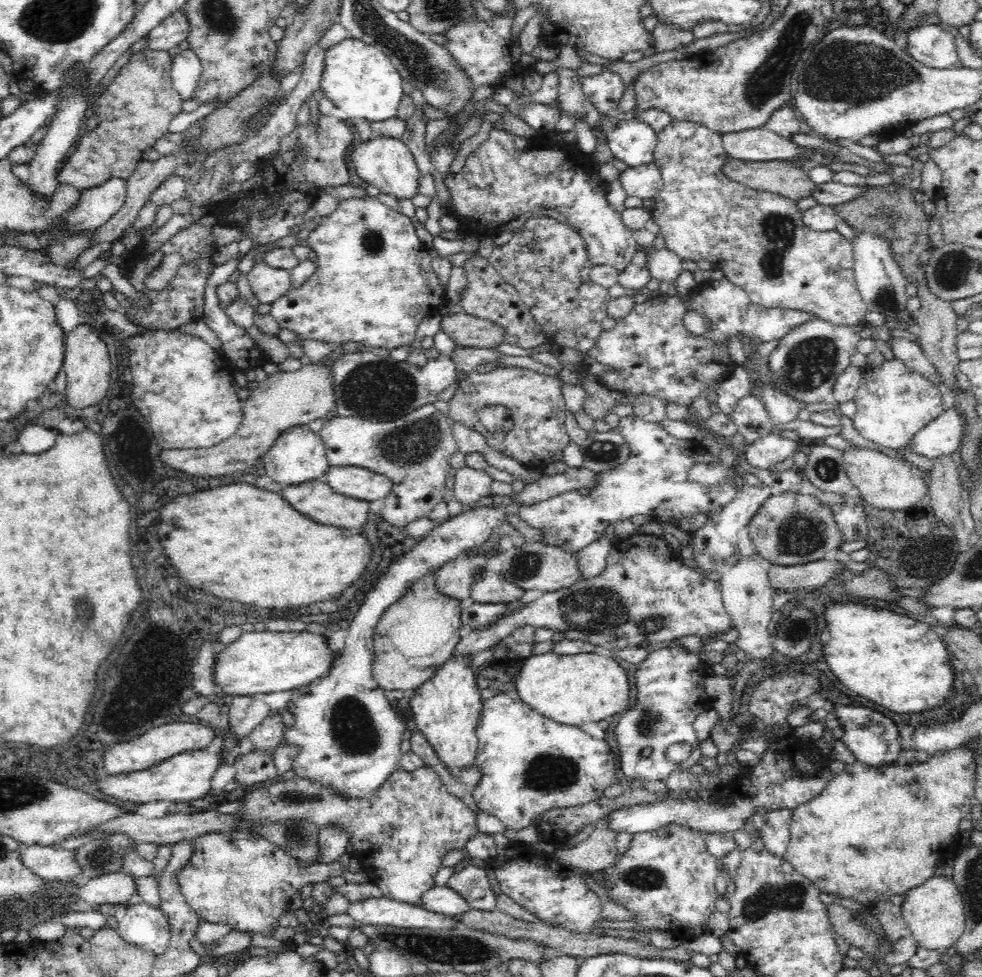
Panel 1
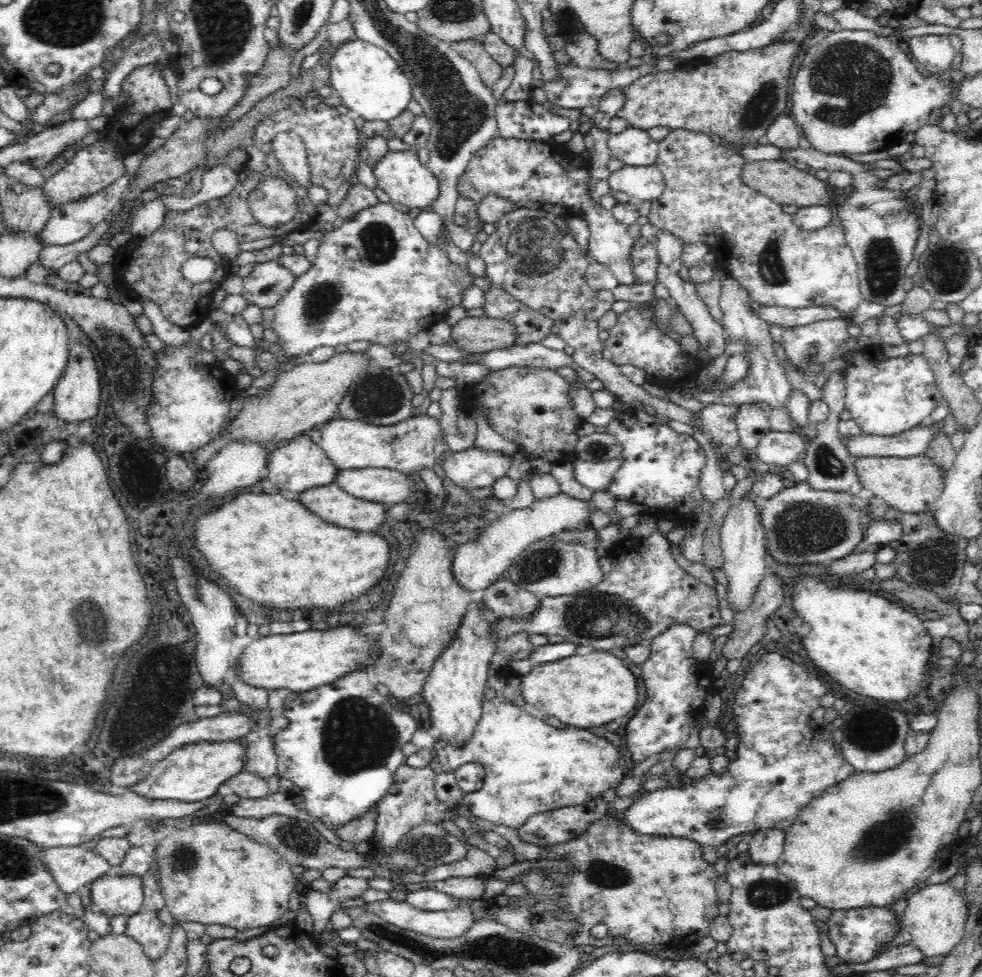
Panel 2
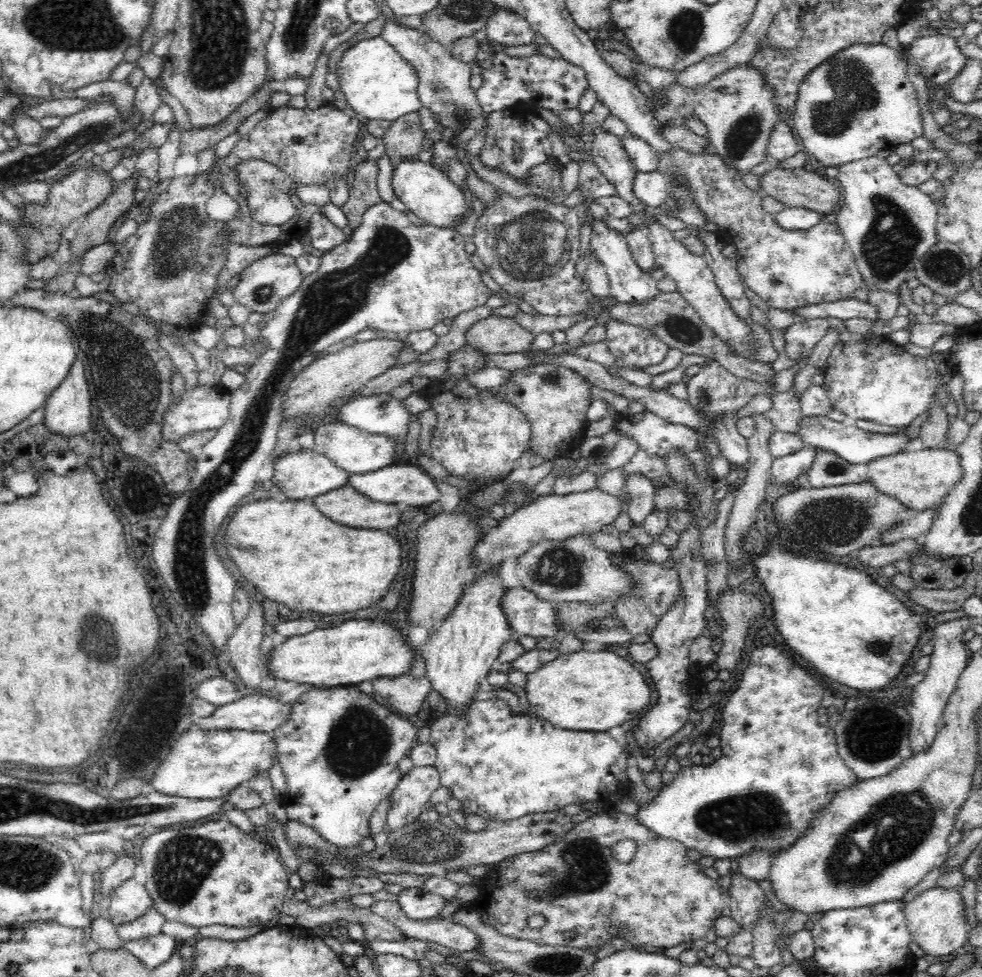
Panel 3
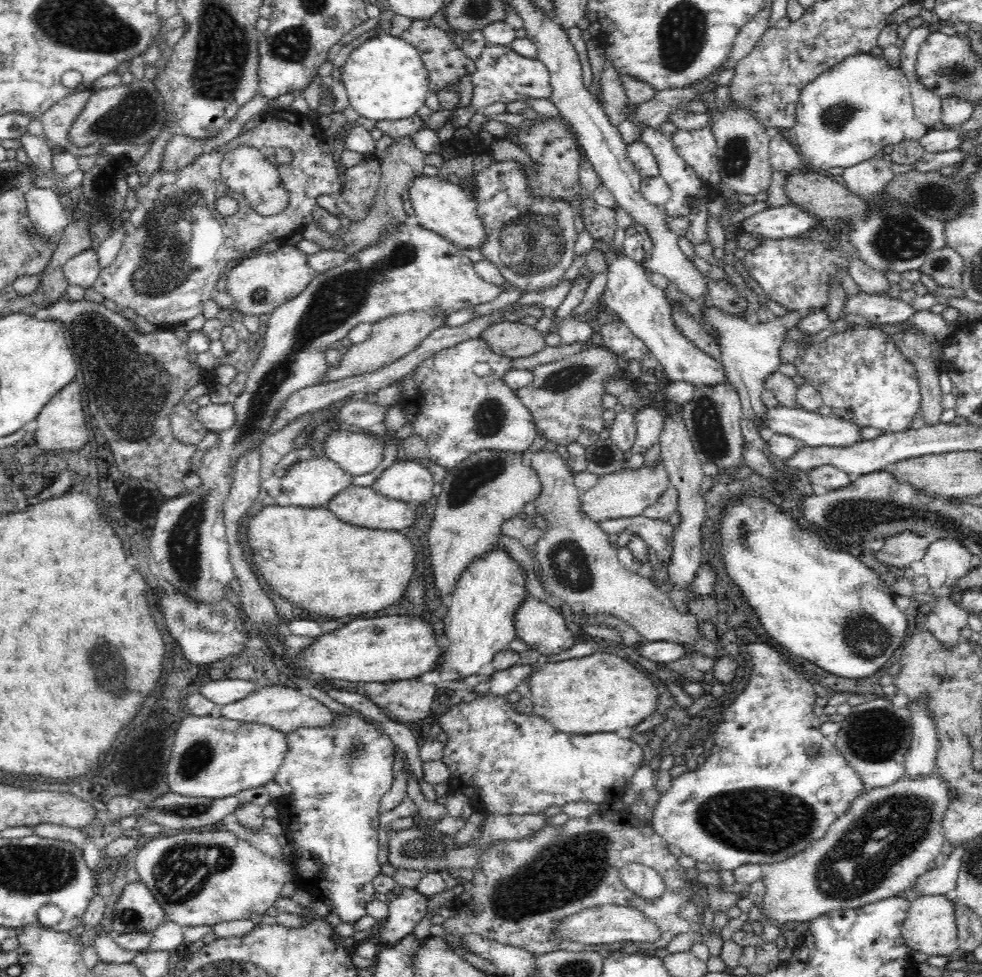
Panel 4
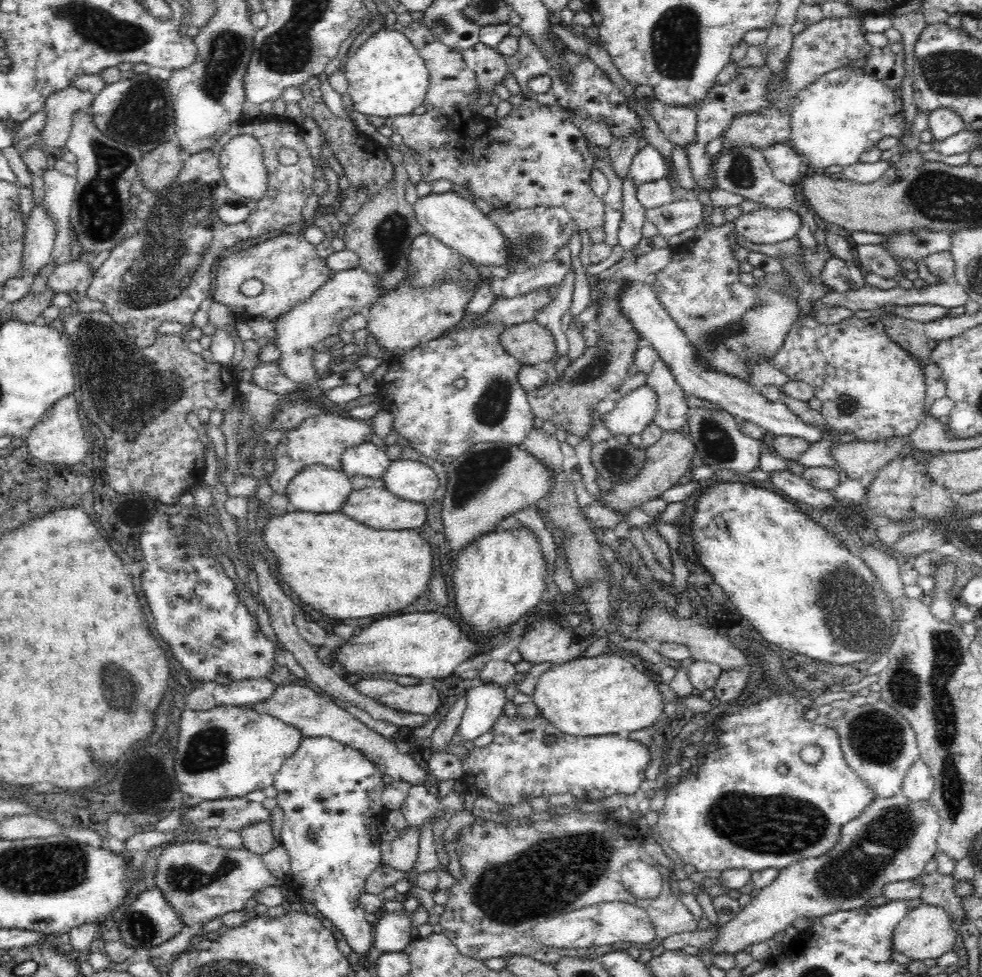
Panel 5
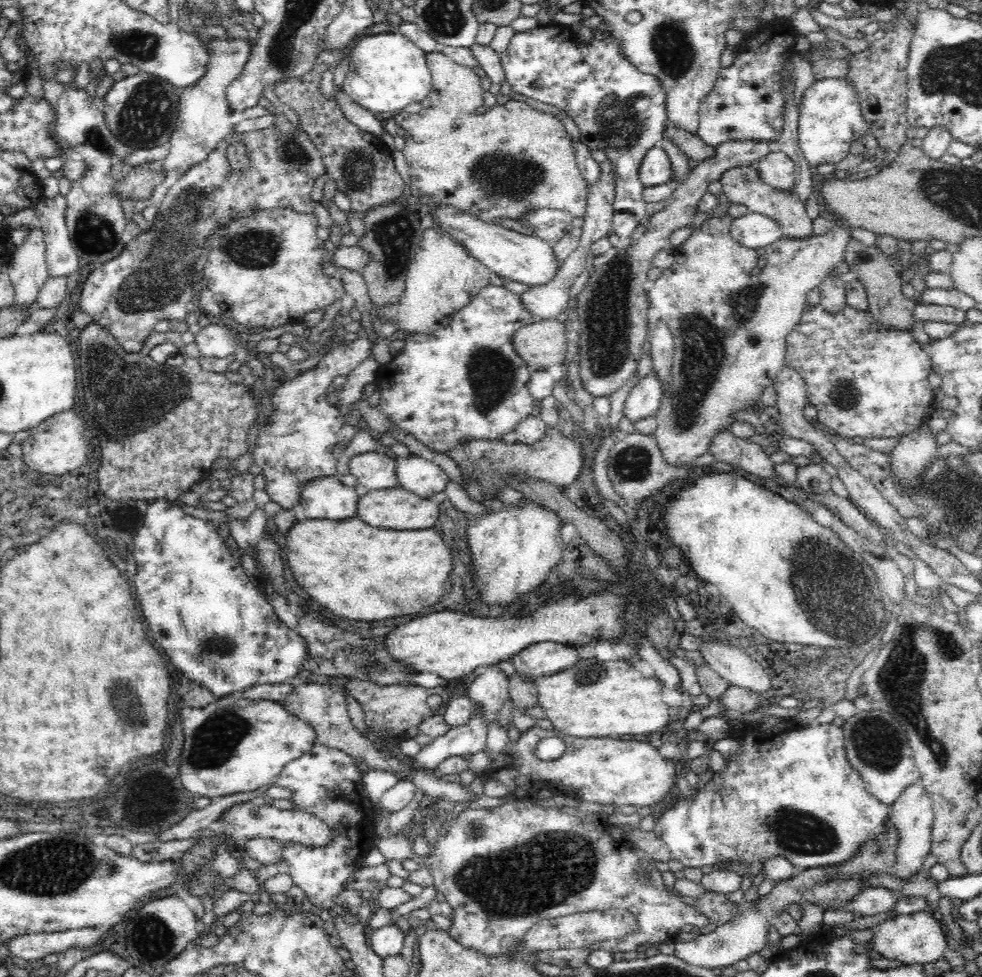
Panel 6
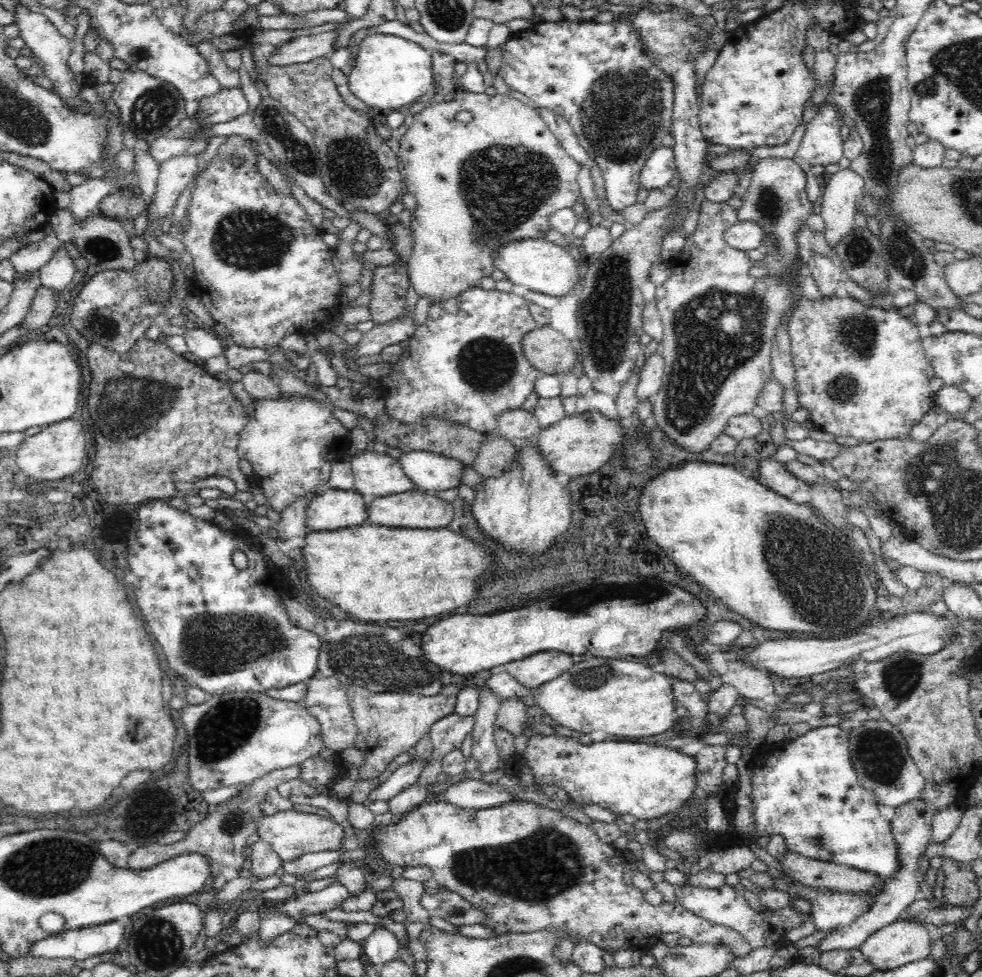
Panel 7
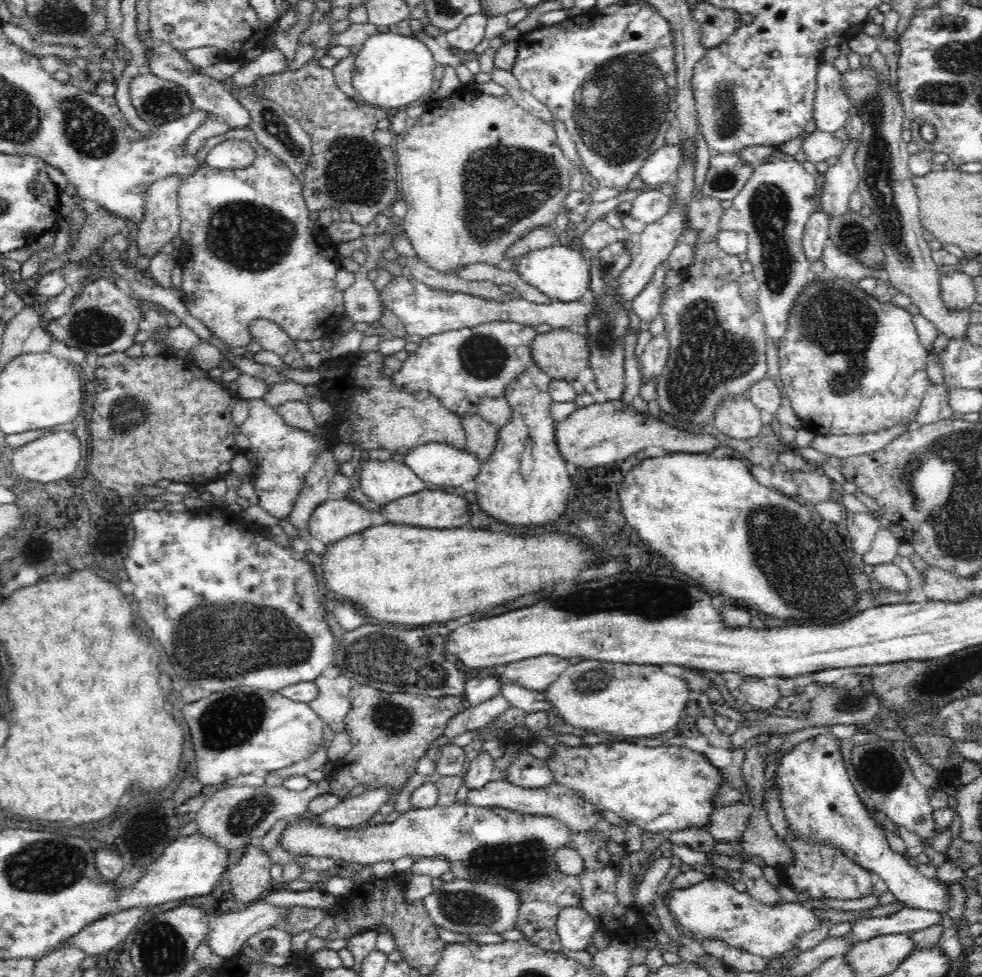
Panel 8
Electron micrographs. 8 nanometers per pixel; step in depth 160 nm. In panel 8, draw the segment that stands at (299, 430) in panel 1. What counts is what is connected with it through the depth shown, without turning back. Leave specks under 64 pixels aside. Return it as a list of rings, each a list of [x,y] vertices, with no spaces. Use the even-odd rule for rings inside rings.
[[[330,496],[317,506],[309,521],[309,535],[332,544],[372,526],[372,514],[351,498]]]

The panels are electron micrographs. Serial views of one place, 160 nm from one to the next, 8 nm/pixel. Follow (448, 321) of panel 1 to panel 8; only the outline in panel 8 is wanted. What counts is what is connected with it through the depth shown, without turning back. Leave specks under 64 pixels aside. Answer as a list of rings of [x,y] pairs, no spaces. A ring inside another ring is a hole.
[[[568,328],[552,329],[549,332],[537,334],[530,345],[533,362],[552,379],[571,382],[578,378],[580,370],[589,367],[590,351],[585,335],[571,332]]]

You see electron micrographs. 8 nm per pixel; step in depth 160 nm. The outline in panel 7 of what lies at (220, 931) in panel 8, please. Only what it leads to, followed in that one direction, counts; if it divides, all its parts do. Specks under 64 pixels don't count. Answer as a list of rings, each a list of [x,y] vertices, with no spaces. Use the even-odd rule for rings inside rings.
[[[335,883],[314,893],[300,894],[298,897],[294,896],[283,902],[265,904],[258,911],[260,922],[263,919],[263,912],[268,912],[268,910],[298,919],[301,914],[306,917],[310,916],[310,914],[320,914],[341,909],[341,905],[350,896],[350,892],[342,884]]]

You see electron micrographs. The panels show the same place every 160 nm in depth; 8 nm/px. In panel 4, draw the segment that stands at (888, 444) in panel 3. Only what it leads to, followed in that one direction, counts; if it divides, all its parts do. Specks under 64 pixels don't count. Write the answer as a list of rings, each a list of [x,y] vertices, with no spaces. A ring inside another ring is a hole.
[[[776,406],[767,408],[767,416],[765,417],[765,426],[775,434],[785,435],[796,438],[805,446],[845,448],[862,443],[861,430],[856,424],[846,422],[837,418],[833,414],[822,415],[817,412],[809,412],[798,408],[789,408],[784,406]]]

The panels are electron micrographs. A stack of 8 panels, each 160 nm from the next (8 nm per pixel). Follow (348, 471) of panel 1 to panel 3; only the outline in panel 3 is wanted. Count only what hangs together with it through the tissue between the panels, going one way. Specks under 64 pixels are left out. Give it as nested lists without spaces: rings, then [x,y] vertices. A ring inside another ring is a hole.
[[[409,460],[397,465],[386,466],[374,472],[350,475],[348,484],[374,502],[390,504],[404,502],[408,506],[424,506],[444,499],[436,487],[435,480]]]

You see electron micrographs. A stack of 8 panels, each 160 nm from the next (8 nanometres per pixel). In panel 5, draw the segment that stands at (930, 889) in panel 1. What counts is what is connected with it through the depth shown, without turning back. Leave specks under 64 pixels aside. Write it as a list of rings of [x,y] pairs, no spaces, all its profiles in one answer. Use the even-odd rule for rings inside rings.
[[[920,904],[904,918],[893,935],[894,952],[901,952],[912,960],[926,960],[926,958],[938,958],[946,952],[952,951],[958,932],[955,923],[940,906]]]

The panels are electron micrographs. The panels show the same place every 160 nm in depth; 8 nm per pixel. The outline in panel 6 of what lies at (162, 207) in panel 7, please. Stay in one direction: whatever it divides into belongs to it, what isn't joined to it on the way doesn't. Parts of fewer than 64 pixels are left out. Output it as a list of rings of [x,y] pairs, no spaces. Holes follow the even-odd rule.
[[[233,37],[224,40],[208,38],[204,44],[210,44],[207,50],[209,59],[206,74],[192,86],[178,89],[179,115],[169,140],[171,147],[168,156],[161,162],[161,168],[166,175],[172,170],[177,170],[180,178],[192,165],[202,162],[234,128],[232,112],[226,101],[226,88],[238,78],[238,74],[246,66],[251,54],[251,44],[249,40]]]

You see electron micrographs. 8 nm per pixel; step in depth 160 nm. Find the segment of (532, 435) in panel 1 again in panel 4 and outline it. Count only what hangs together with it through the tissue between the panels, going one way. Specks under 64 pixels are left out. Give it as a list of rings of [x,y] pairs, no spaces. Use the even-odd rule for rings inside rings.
[[[592,346],[562,360],[538,364],[532,371],[532,382],[516,391],[516,395],[534,418],[538,441],[552,448],[568,446],[586,430],[603,432],[606,423],[602,400],[606,396],[606,382],[625,373],[618,356],[603,347]]]

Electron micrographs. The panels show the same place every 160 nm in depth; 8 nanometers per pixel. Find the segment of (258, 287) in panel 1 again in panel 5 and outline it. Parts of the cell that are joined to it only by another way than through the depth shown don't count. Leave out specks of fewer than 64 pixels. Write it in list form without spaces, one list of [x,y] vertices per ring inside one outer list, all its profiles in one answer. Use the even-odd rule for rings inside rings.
[[[301,230],[278,235],[221,259],[216,268],[216,289],[211,298],[226,304],[232,309],[236,319],[244,321],[256,316],[273,321],[297,304],[308,300],[332,273],[326,266],[325,258],[316,253],[316,247],[306,241],[303,234]],[[250,278],[256,278],[263,284],[263,289],[257,296],[248,297],[240,291],[242,283]]]

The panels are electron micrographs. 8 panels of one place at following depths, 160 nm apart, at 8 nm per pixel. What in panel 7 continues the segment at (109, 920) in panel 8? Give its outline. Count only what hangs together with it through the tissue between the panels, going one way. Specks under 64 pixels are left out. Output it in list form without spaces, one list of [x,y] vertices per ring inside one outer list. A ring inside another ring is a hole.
[[[118,921],[85,927],[68,932],[60,931],[30,944],[29,954],[40,958],[73,958],[83,961],[103,952],[112,952],[122,942],[124,928]]]

